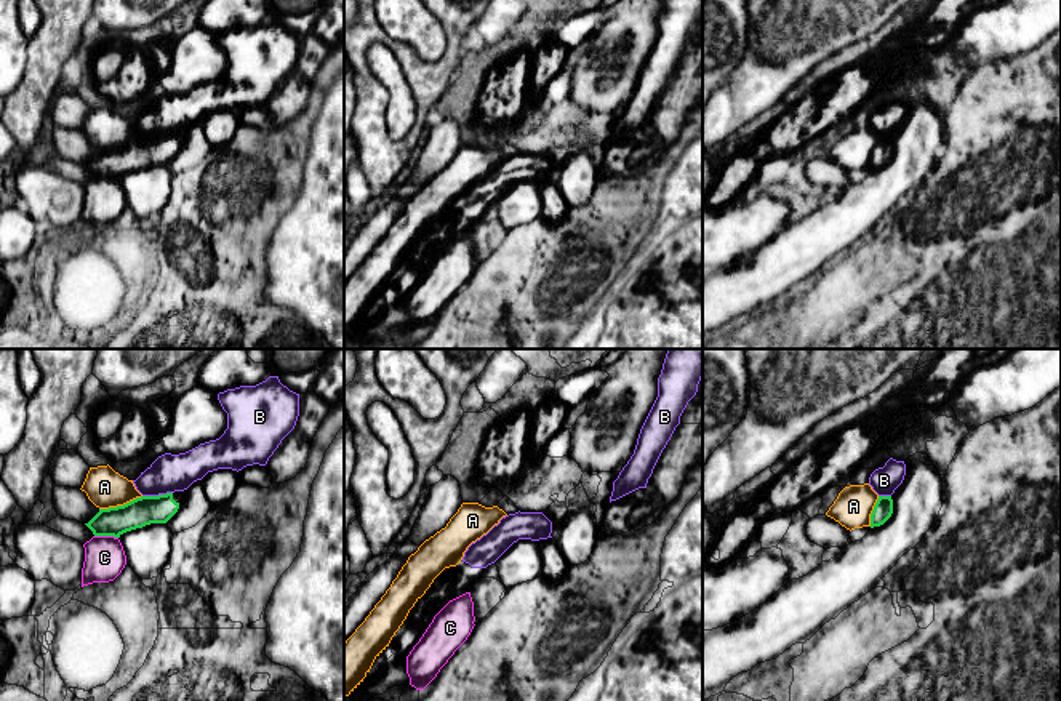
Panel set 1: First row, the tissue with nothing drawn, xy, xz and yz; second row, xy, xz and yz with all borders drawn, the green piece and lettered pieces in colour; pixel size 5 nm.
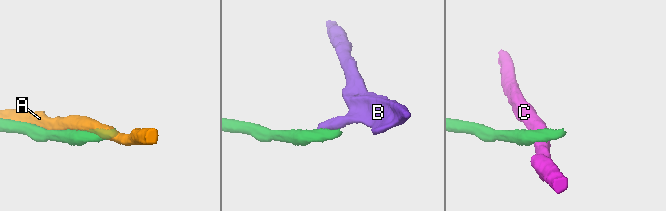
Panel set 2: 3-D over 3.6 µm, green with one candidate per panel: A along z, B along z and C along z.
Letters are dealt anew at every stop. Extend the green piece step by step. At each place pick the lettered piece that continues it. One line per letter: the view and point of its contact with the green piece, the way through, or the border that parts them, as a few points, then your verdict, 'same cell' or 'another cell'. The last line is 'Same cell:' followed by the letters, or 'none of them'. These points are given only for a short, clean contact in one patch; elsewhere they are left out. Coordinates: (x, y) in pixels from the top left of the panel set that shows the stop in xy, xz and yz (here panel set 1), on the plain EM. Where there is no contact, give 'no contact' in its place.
A: xy (120, 148) | another cell
B: xy (159, 136) | along xy (172, 133), (143, 138) | another cell
C: xy (106, 176) | along xy (95, 176), (112, 176), (117, 180) | another cell
Same cell: none of them

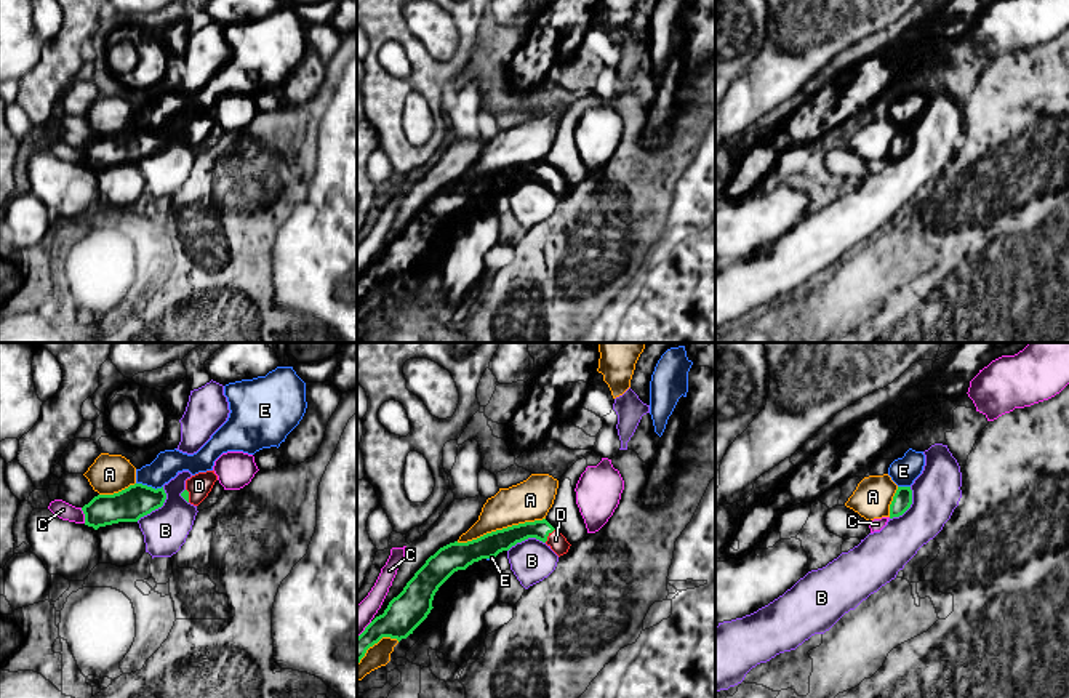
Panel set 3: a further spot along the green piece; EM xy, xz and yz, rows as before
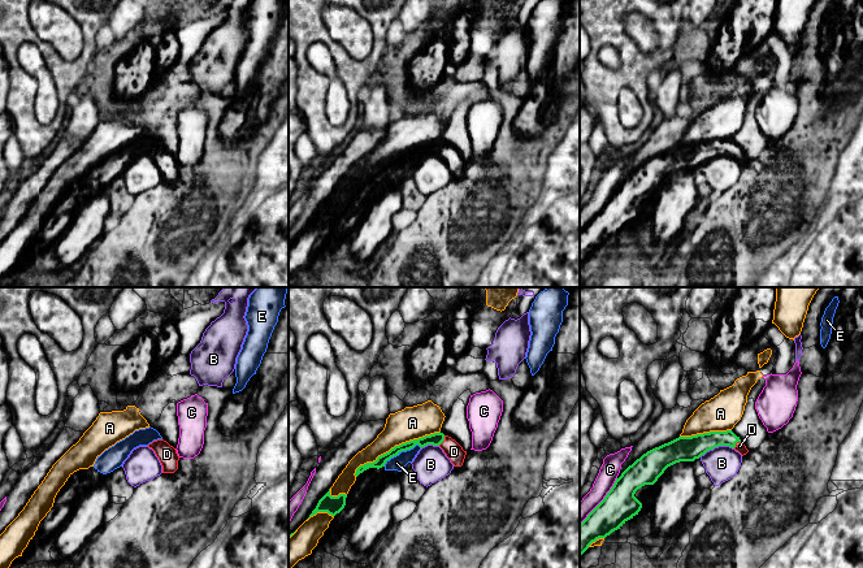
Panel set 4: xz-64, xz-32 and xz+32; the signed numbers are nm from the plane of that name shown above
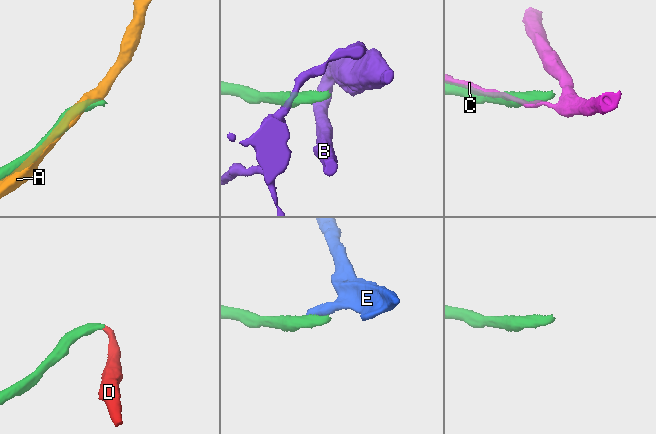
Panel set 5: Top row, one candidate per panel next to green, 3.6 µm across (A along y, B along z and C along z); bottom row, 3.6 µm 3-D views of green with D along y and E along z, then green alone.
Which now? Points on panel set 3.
A: xz (500, 172) | another cell
B: xy (157, 149) | along xy (164, 128), (164, 144), (136, 162) | another cell
C: xy (85, 157) | another cell
D: xz (548, 176) | across xz (501, 181), (520, 173), (548, 176), (556, 181) | same cell
E: xy (149, 128) | along xy (136, 124), (156, 130), (162, 128) | another cell
Same cell: D

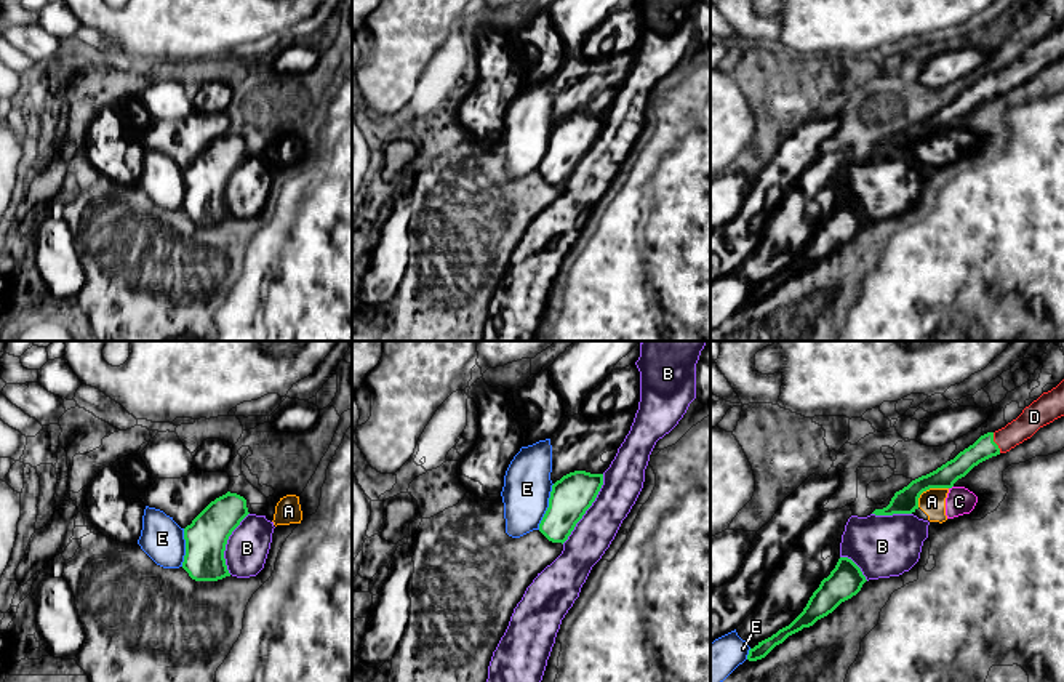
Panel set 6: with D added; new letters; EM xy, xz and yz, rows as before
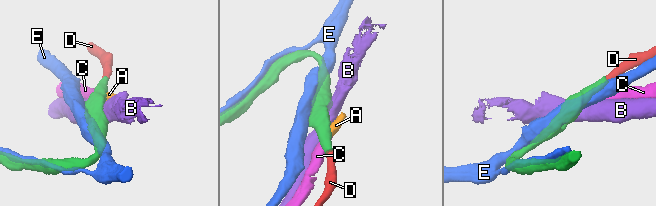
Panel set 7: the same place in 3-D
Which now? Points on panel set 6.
A: yz (928, 130) | along yz (948, 128), (927, 130), (920, 136), (917, 148) | another cell
B: xz (588, 149) | another cell
C: yz (951, 128) | along yz (952, 127), (949, 130) | another cell
D: yz (994, 84) | across yz (984, 88), (994, 84), (1021, 71), (1034, 58) | same cell
E: xz (549, 148) | another cell
Same cell: D

